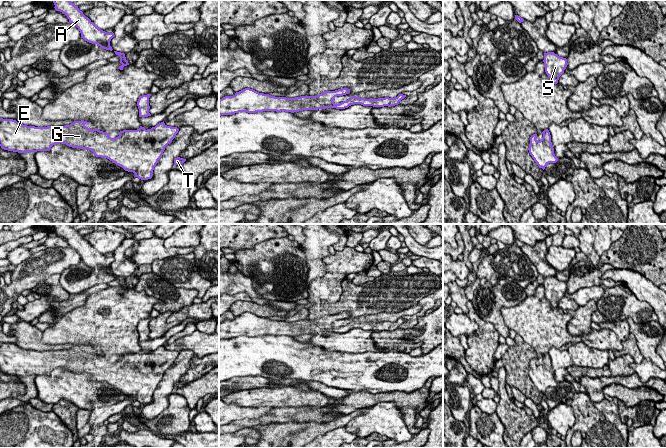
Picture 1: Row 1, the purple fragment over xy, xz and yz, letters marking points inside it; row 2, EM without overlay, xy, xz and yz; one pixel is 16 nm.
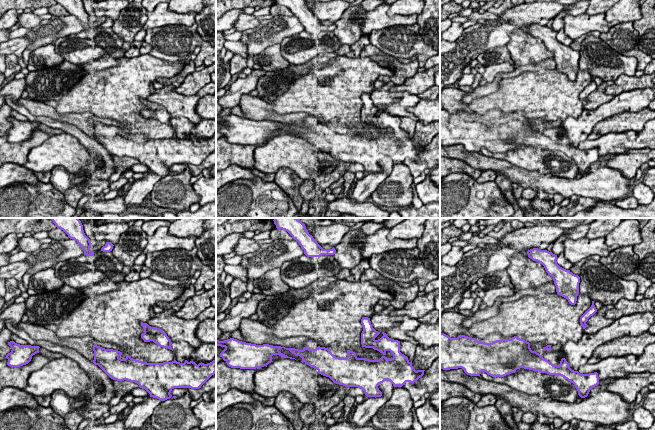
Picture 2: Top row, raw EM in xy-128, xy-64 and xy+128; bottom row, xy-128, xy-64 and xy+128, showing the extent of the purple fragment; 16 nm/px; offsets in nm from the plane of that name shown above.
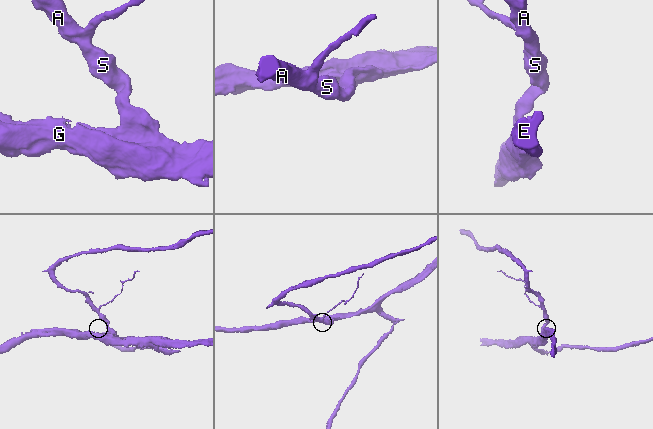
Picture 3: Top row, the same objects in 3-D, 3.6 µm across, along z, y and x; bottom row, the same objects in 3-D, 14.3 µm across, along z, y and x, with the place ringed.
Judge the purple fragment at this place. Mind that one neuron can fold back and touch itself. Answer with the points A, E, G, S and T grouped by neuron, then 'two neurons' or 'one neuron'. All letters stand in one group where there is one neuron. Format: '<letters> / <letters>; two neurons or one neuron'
A E G S T; one neuron

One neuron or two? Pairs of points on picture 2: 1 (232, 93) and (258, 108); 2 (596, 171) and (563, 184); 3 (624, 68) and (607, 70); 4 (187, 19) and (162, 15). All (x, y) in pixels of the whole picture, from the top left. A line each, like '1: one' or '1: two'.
1: two
2: one
3: one
4: one

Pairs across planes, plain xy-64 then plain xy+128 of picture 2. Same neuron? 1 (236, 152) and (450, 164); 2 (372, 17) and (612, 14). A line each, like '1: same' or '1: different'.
1: same
2: different

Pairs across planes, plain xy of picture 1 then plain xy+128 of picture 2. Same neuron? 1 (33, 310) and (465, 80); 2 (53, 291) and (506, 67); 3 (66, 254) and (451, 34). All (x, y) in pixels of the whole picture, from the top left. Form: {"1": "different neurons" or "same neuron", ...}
{"1": "different neurons", "2": "different neurons", "3": "different neurons"}

